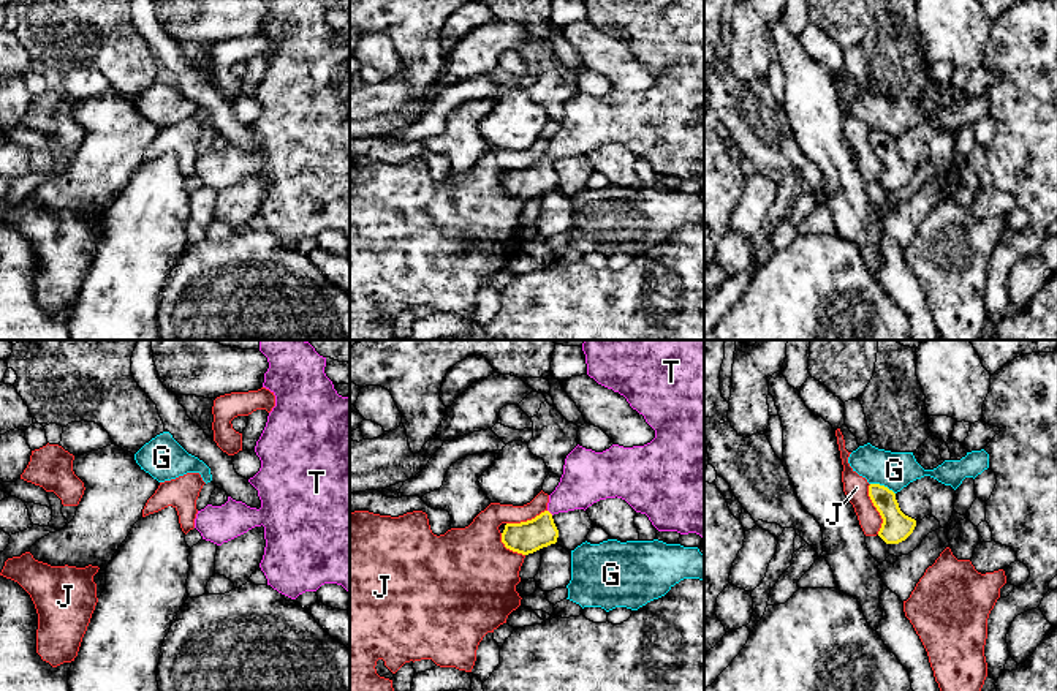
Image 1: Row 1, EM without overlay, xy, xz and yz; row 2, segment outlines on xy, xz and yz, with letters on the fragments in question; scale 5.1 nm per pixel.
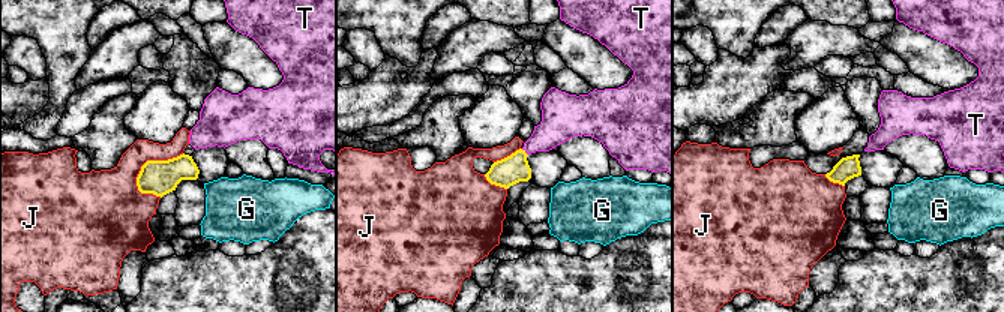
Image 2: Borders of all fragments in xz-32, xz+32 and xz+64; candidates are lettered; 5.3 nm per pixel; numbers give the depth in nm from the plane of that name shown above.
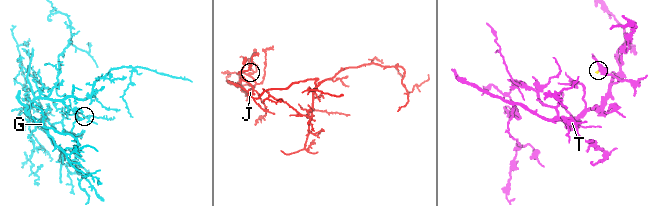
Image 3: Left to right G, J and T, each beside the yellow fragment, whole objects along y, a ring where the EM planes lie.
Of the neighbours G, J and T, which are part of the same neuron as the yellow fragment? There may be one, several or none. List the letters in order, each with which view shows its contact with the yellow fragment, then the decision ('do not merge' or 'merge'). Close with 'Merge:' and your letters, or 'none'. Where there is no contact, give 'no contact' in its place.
G: meets yellow in yz; do not merge
J: meets yellow in yz; do not merge
T: meets yellow in xz; merge
Merge: T

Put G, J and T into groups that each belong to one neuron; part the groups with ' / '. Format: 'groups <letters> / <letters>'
groups G / J / T

